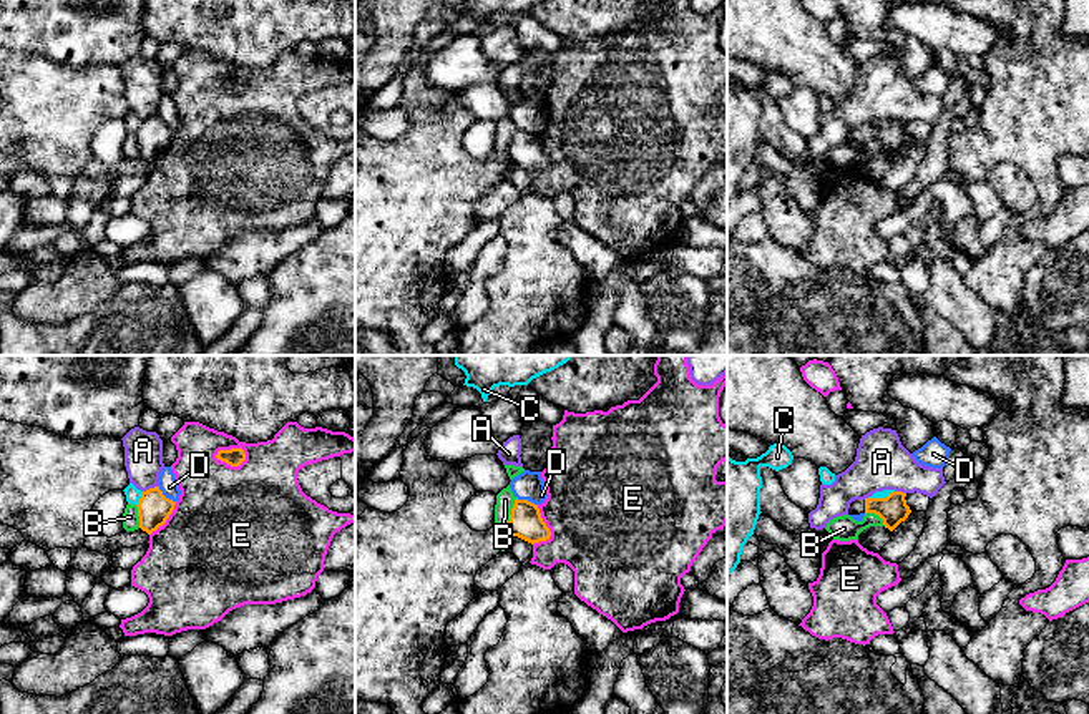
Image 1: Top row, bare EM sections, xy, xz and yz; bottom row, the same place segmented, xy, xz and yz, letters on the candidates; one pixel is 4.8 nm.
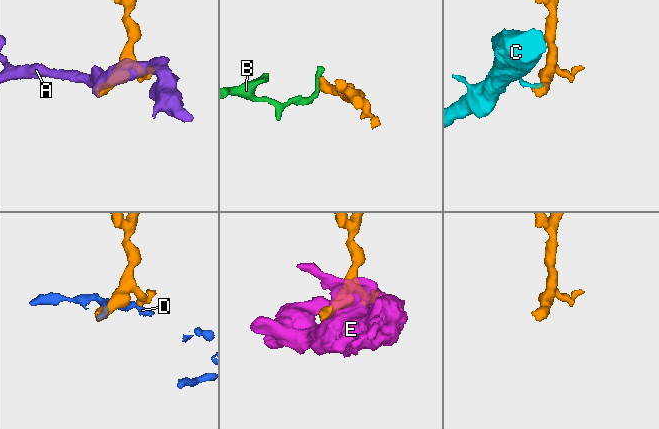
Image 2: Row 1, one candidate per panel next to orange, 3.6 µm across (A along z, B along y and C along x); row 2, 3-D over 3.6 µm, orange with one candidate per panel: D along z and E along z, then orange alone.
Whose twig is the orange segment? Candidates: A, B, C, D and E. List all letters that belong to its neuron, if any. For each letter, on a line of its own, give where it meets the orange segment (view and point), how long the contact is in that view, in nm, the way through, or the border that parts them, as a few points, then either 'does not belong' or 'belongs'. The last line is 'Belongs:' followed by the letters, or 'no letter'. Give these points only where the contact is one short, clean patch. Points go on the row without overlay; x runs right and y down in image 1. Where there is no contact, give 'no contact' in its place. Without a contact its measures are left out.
A: xy (150, 117) | 80 nm | along xy (156, 113), (143, 120) | does not belong
B: xz (512, 141) | 160 nm | along xz (517, 127), (507, 156) | does not belong
C: xy (140, 127) | 80 nm | along xy (143, 120), (136, 133) | does not belong
D: xy (163, 123) | 120 nm | does not belong
E: xy (231, 77) | 160 nm | does not belong
Belongs: no letter

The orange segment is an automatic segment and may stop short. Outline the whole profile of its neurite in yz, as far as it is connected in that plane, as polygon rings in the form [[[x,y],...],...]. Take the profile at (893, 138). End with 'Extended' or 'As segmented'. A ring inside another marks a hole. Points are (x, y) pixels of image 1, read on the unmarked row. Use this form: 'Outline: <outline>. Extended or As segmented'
Outline: [[[891,120],[886,126],[855,128],[848,134],[848,143],[875,141],[883,148],[885,156],[893,159],[911,141],[905,125],[903,120]]]. Extended

